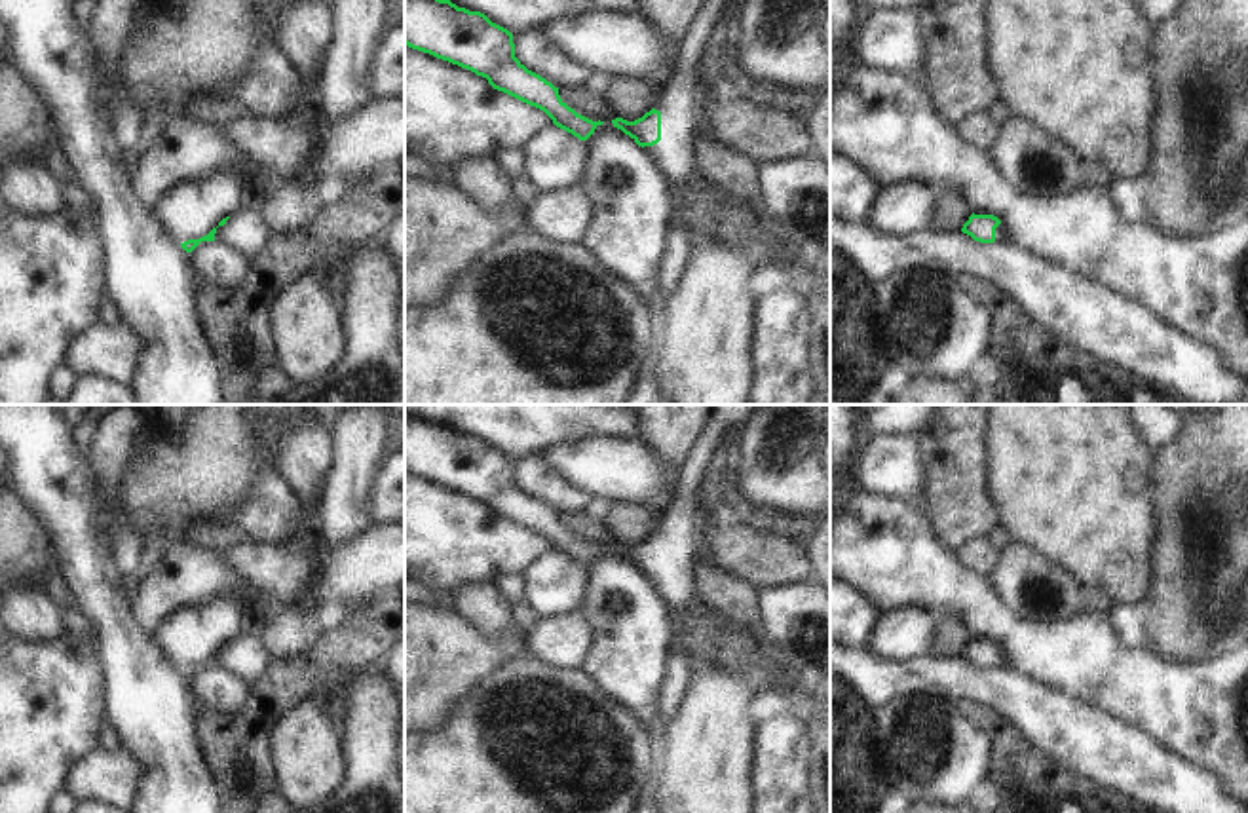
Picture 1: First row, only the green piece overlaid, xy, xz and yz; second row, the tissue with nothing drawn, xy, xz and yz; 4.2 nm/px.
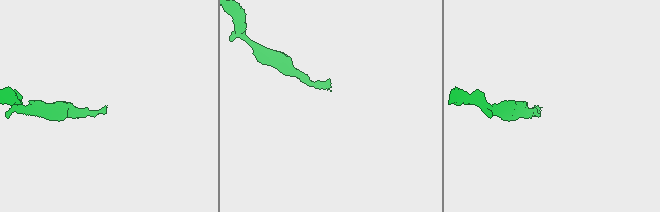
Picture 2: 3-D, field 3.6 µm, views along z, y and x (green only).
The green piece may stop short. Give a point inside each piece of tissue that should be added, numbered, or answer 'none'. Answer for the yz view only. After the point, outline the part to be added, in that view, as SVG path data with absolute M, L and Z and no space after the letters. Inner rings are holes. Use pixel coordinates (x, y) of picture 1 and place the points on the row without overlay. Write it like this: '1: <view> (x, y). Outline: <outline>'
1: yz (1003, 661). Outline: M1001 648L997 653L995 653L995 667L997 671L1014 671L1014 661L1011 659L1011 655Z

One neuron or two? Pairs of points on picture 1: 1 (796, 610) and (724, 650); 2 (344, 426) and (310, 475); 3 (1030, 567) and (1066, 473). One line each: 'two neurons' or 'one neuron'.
1: two neurons
2: two neurons
3: two neurons

